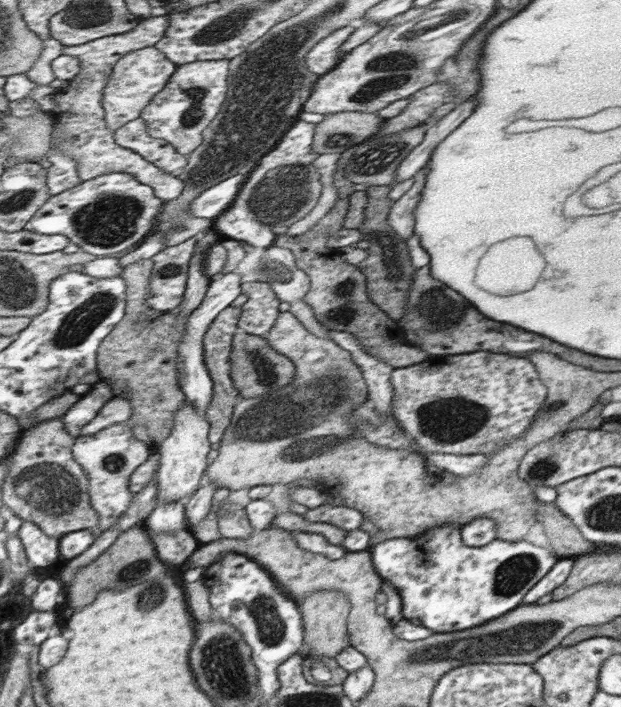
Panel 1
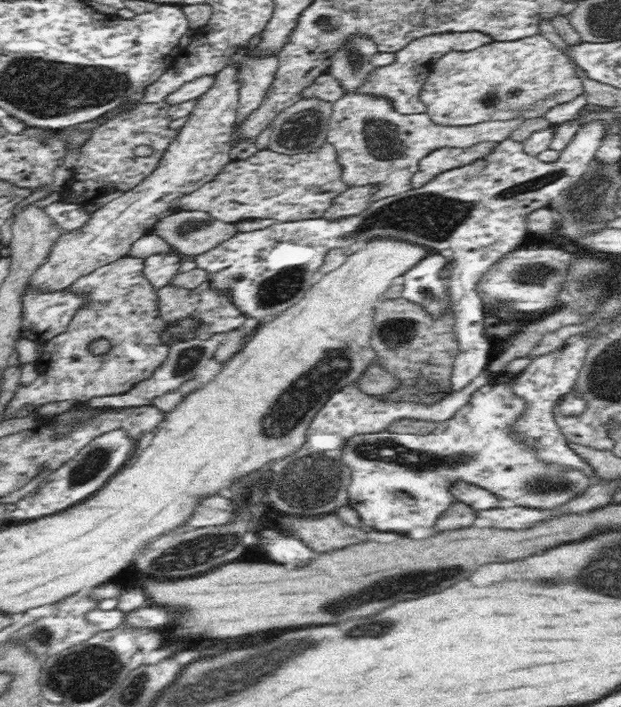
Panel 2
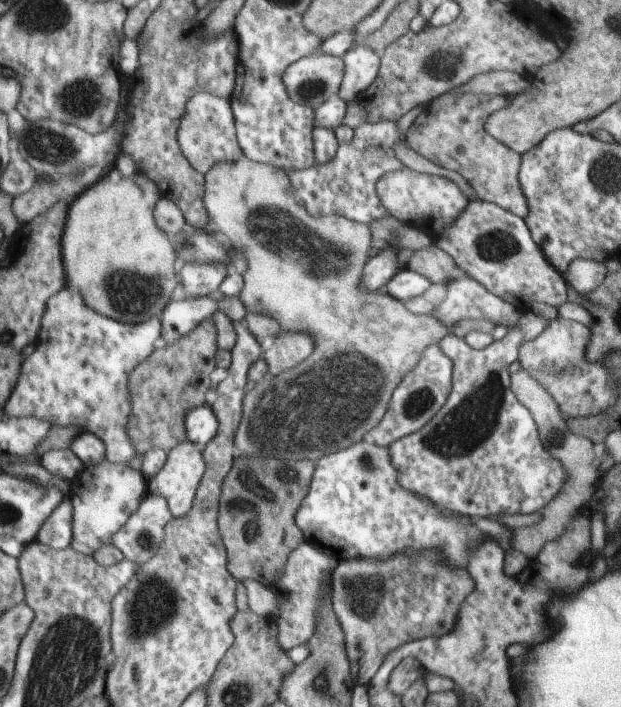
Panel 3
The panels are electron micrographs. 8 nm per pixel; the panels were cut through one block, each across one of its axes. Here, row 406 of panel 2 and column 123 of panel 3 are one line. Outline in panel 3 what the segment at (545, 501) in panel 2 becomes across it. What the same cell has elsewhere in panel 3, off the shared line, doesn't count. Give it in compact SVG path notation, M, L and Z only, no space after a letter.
M99 464L81 474L81 484L73 486L73 548L81 554L95 556L101 548L111 546L113 536L125 528L127 520L141 508L149 484L145 484L145 474L133 470L129 464Z

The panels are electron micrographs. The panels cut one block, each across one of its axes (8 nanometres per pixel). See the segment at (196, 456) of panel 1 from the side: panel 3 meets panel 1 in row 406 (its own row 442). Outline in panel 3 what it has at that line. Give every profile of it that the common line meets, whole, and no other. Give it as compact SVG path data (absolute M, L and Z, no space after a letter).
M187 440L187 444L179 444L179 448L169 452L169 462L165 470L151 480L149 492L165 496L175 518L183 518L195 506L195 492L199 478L203 476L203 468L205 464L197 444Z

